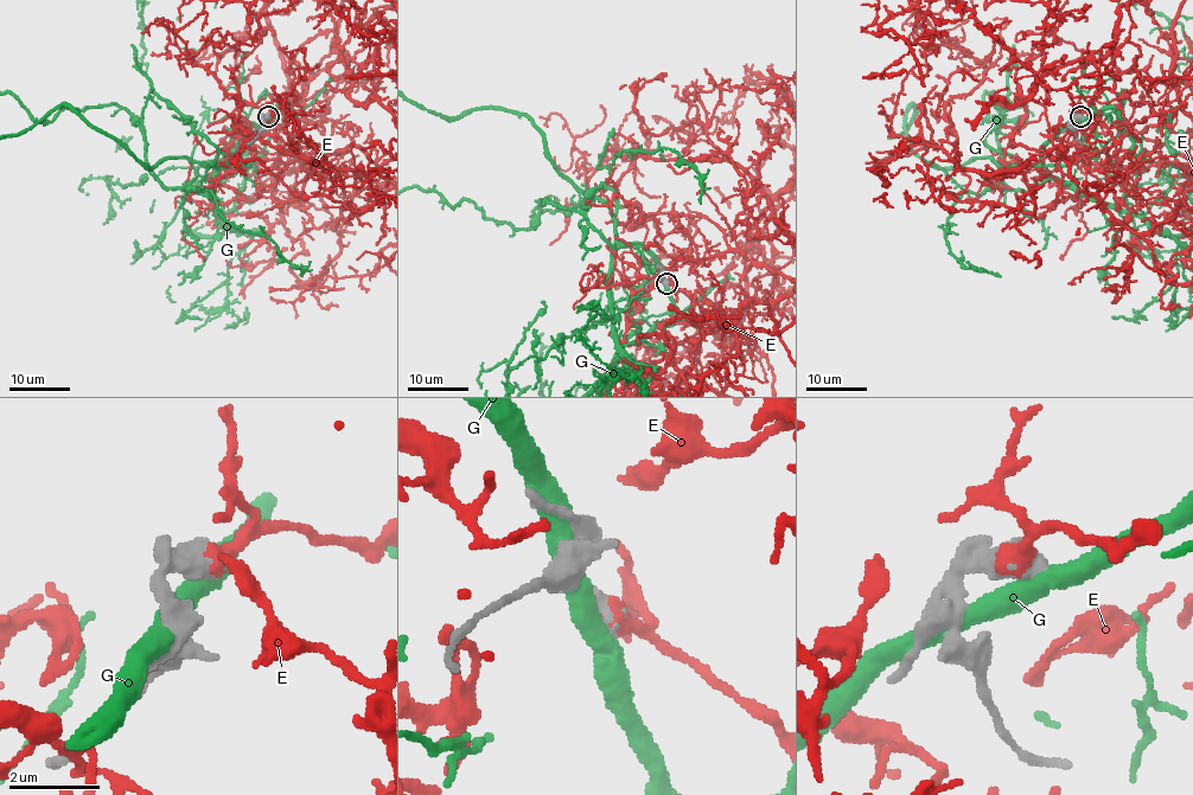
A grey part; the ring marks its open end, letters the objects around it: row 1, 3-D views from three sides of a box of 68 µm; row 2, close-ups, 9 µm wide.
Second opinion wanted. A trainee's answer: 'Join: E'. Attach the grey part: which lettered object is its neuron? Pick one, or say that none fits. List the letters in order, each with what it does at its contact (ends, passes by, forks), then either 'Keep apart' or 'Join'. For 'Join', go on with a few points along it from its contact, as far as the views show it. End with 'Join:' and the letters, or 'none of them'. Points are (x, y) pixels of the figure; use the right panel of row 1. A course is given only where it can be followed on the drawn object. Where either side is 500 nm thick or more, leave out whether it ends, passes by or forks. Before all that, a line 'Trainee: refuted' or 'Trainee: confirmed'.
Trainee: confirmed
E: Join
G: Keep apart
Join: E

